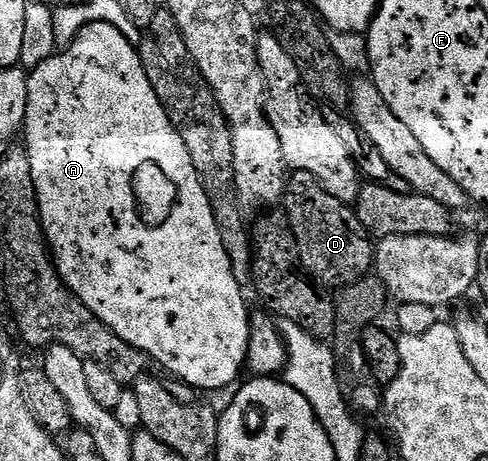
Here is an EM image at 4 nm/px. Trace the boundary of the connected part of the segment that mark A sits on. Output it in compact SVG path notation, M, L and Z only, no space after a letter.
M95 21L86 27L70 43L67 49L61 49L53 52L50 57L46 58L42 64L28 73L28 98L26 99L26 115L24 116L24 127L22 130L22 145L27 149L30 159L30 170L33 171L34 187L37 188L37 201L40 204L40 221L44 227L44 235L47 237L47 243L50 246L51 257L55 261L56 269L60 272L60 277L64 283L72 289L72 293L78 297L105 324L114 335L118 335L130 347L142 351L153 362L156 361L168 373L173 373L180 381L185 381L188 385L193 385L196 389L224 389L227 385L235 386L237 384L236 376L240 372L245 372L246 362L248 359L248 334L250 332L250 312L249 306L244 299L244 290L238 287L234 279L234 271L230 259L226 255L226 247L222 247L222 235L218 235L218 223L214 223L214 211L210 207L210 199L202 187L202 179L198 179L198 171L194 171L194 153L188 150L185 134L176 130L176 122L166 115L150 79L140 62L140 55L137 46L129 41L126 34L116 25L111 25L105 21Z

